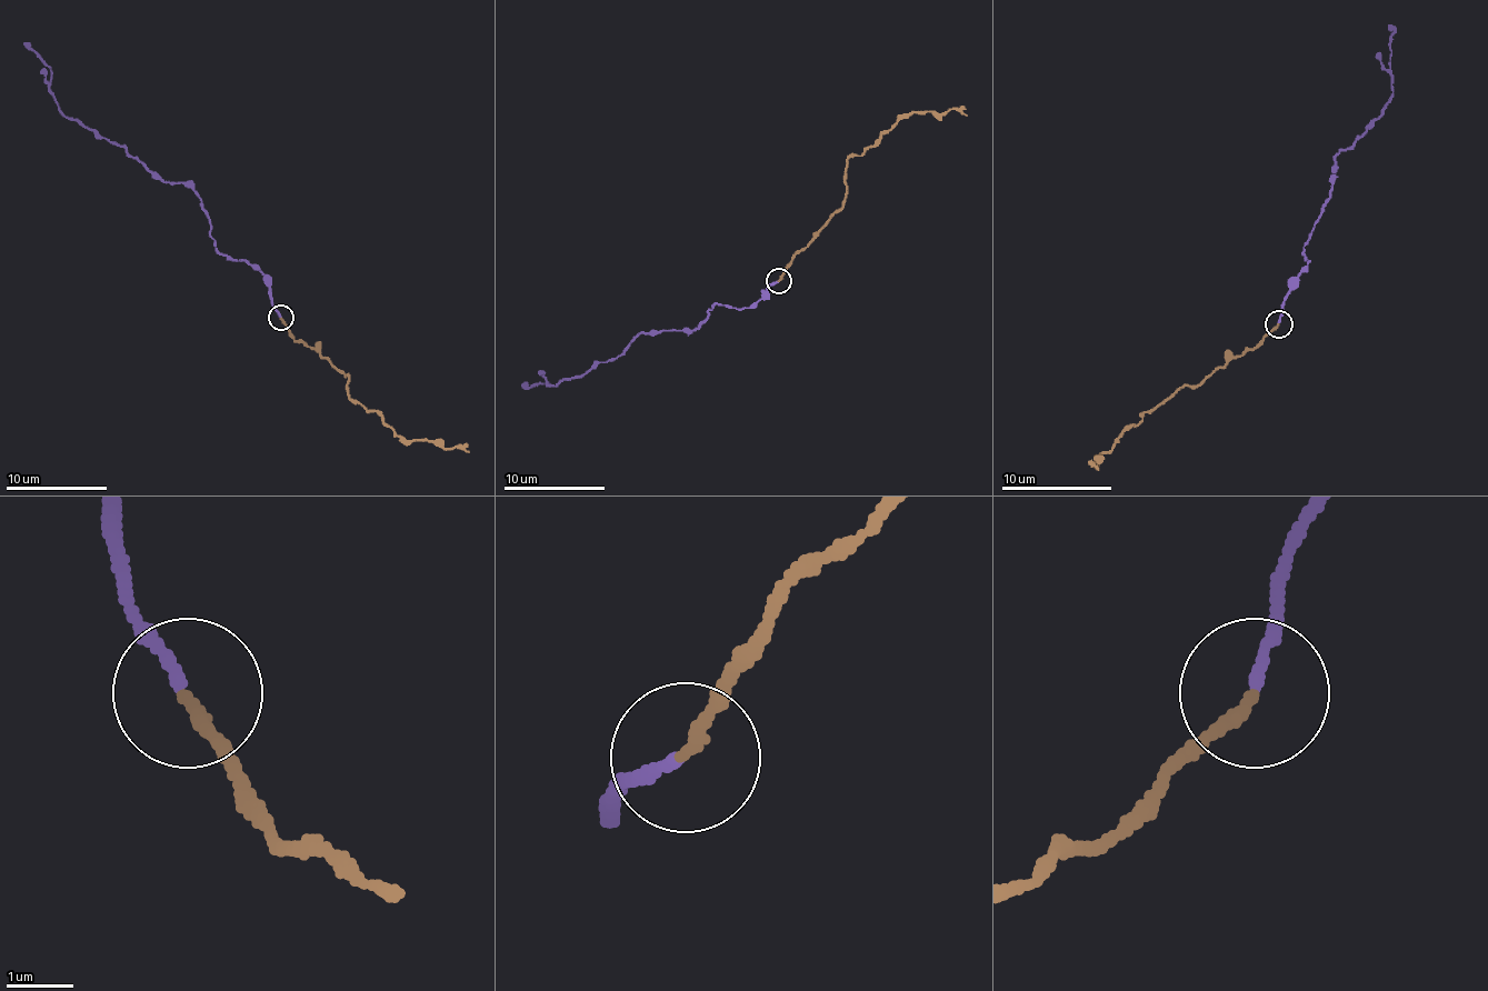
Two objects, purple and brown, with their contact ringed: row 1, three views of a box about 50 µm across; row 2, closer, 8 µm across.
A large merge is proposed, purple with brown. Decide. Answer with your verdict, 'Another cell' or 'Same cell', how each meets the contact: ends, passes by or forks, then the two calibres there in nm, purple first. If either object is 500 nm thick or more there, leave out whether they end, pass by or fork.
Another cell. At the ring purple ends. At the ring brown ends. Thickness 160 nm (purple) against 200 nm

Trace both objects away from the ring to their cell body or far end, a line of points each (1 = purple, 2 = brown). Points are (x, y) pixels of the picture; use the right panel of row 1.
1: (1278, 323), (1289, 284), (1308, 266), (1305, 251), (1332, 182), (1336, 156), (1379, 117), (1390, 98), (1394, 26)
2: (1278, 323), (1198, 387), (1176, 389), (1142, 413), (1094, 458), (1096, 466), (1090, 466), (1099, 469)

